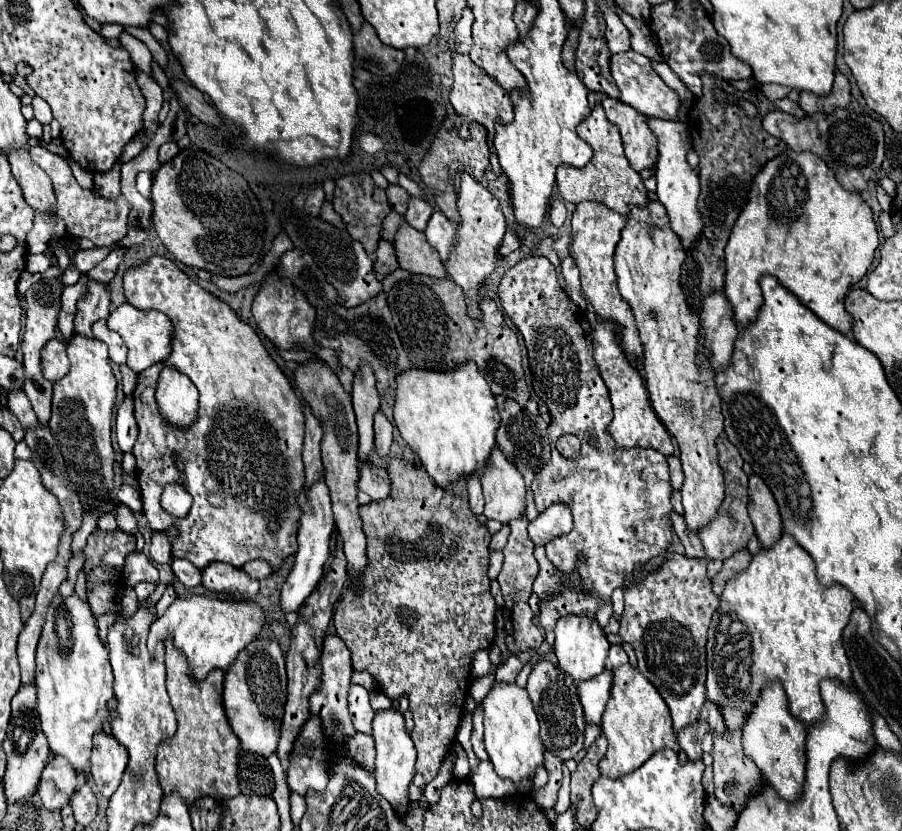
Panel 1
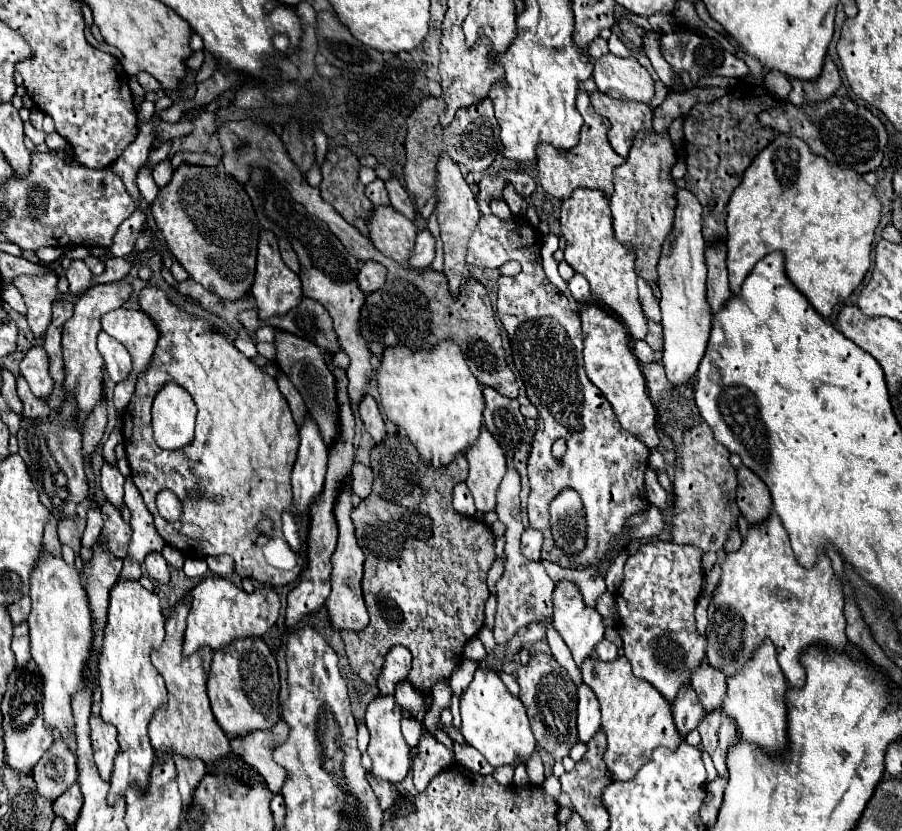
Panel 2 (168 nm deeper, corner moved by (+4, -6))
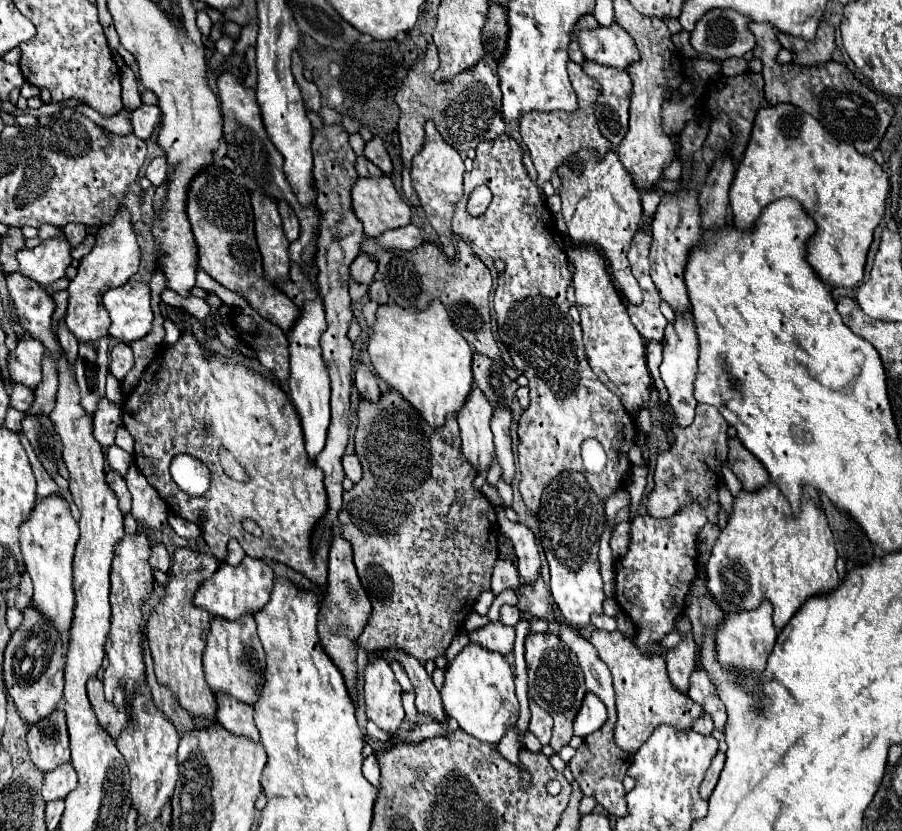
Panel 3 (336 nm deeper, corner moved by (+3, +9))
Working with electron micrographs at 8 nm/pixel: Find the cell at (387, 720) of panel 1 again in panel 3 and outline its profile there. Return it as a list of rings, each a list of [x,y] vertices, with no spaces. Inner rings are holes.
[[[376,660],[364,670],[364,700],[366,700],[366,716],[384,732],[398,734],[400,724],[404,720],[402,710],[402,688],[390,670],[386,660]]]

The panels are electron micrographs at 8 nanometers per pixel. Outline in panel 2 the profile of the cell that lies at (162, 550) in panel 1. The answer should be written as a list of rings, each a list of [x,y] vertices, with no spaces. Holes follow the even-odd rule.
[[[149,553],[145,559],[145,569],[147,569],[149,577],[157,583],[169,583],[169,579],[171,579],[169,565],[161,553]]]

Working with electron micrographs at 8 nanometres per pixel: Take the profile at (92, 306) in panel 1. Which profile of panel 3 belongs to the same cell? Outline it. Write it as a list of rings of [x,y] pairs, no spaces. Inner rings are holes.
[[[68,224],[62,232],[64,232],[64,236],[66,236],[72,250],[76,246],[80,246],[84,242],[84,238],[86,238],[86,226],[84,224]]]

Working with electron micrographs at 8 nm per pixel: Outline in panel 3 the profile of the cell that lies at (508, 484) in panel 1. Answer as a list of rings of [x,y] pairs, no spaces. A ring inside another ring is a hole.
[[[474,386],[462,412],[458,412],[456,416],[460,424],[462,452],[476,472],[488,472],[496,456],[494,436],[490,430],[492,414],[492,406],[488,404],[488,400],[484,400],[484,394]]]

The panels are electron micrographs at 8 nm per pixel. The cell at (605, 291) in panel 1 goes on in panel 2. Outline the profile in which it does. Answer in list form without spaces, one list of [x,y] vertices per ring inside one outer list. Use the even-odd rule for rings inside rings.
[[[575,189],[565,201],[561,201],[561,231],[565,235],[565,261],[583,273],[591,285],[595,301],[611,311],[615,311],[623,321],[633,339],[645,339],[647,322],[639,300],[637,275],[635,275],[635,255],[627,247],[615,243],[615,233],[611,231],[611,209],[609,199],[603,191]]]

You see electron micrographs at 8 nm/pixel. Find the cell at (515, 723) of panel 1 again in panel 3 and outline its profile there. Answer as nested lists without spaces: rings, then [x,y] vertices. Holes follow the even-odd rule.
[[[468,644],[448,666],[444,688],[440,690],[442,704],[448,716],[456,718],[458,726],[488,744],[498,744],[502,736],[514,728],[520,708],[514,692],[514,674],[498,652],[484,650],[476,644]]]

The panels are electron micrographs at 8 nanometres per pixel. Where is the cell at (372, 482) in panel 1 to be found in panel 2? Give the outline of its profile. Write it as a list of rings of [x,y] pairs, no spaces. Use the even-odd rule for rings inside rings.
[[[355,463],[353,465],[353,479],[351,479],[351,489],[355,495],[359,495],[361,499],[365,499],[371,493],[371,485],[373,485],[373,473],[367,465]]]

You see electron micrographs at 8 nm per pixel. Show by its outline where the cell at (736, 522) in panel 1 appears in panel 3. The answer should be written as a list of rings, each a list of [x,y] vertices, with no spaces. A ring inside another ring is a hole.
[[[710,404],[696,406],[696,418],[690,426],[670,426],[674,434],[674,444],[668,452],[658,456],[654,472],[654,490],[648,496],[648,514],[654,518],[670,518],[680,508],[696,502],[704,508],[710,524],[718,524],[718,488],[724,484],[722,466],[728,454],[728,424],[720,412]]]

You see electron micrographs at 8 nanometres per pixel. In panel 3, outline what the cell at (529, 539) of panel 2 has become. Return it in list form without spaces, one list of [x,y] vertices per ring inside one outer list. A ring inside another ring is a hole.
[[[496,508],[498,512],[498,524],[500,524],[500,530],[512,540],[514,544],[514,550],[516,550],[516,556],[518,556],[518,572],[520,576],[526,580],[526,582],[532,582],[536,580],[536,576],[540,574],[540,558],[538,558],[538,546],[536,546],[536,536],[534,532],[524,526],[524,524],[516,524],[516,522],[510,522],[506,516],[504,516],[504,510]]]

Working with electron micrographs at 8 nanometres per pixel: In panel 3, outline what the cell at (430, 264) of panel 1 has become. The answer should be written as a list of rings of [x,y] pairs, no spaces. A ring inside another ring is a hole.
[[[388,176],[382,178],[358,178],[356,184],[352,186],[352,204],[354,204],[354,212],[356,216],[362,220],[364,224],[364,234],[366,236],[380,236],[386,230],[394,230],[394,228],[402,228],[410,222],[410,206],[400,198],[400,194],[396,192],[392,180]]]

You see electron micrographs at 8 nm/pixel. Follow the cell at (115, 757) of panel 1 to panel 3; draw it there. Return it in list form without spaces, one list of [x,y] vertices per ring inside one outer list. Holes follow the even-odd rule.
[[[92,678],[88,680],[88,698],[90,698],[90,704],[92,704],[92,710],[102,726],[102,730],[106,734],[112,736],[112,740],[118,740],[124,726],[128,724],[128,710],[126,710],[126,704],[124,704],[124,698],[120,696],[120,692],[116,692],[114,696],[114,702],[108,704],[104,700],[104,692],[102,692],[102,682],[98,678]]]

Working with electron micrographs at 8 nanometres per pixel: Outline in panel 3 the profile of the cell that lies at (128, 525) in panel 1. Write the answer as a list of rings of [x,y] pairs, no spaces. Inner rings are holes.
[[[106,398],[100,402],[100,410],[94,416],[94,438],[102,448],[114,446],[114,434],[120,426],[120,406],[110,404]]]

